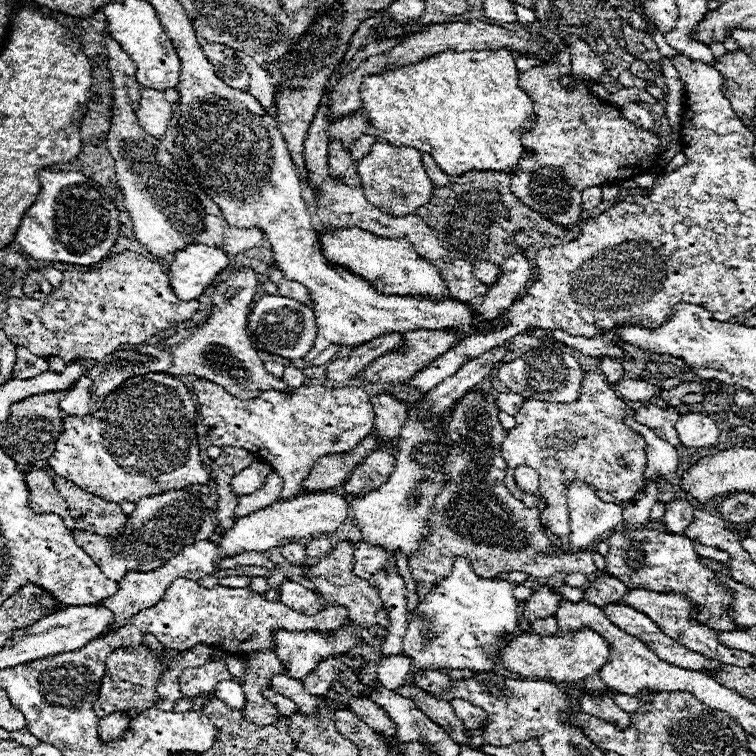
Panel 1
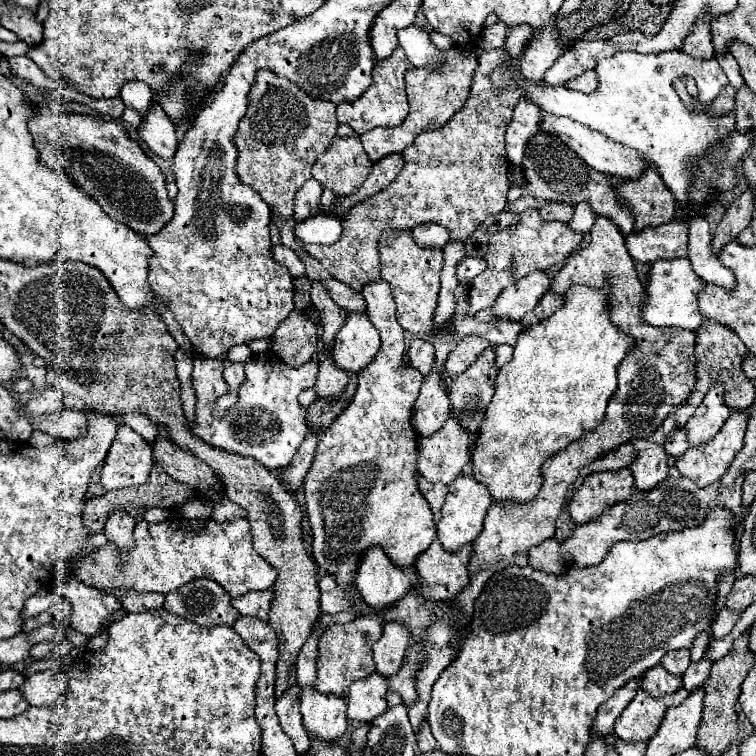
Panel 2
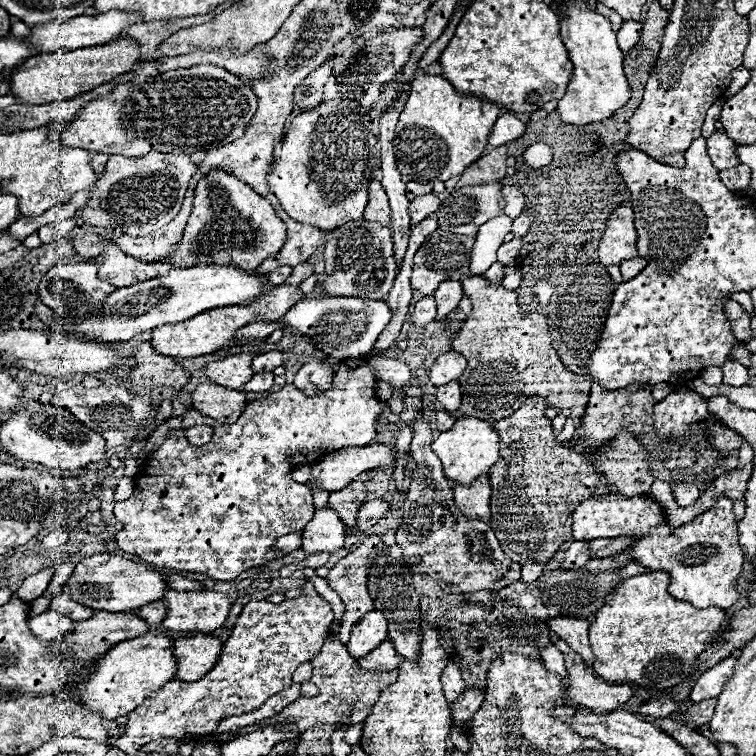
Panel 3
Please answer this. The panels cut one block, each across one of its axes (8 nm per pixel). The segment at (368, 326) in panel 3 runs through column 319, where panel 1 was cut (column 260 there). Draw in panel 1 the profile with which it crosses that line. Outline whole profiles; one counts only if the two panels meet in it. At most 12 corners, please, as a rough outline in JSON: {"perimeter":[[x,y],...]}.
{"perimeter":[[266,294],[248,328],[260,350],[304,358],[318,334],[308,306]]}

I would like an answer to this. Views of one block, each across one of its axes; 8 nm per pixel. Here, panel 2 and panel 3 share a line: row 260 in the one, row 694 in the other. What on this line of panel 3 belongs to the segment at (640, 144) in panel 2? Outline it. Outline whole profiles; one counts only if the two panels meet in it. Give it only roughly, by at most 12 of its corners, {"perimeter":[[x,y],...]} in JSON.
{"perimeter":[[738,658],[708,670],[692,688],[690,700],[718,698],[732,678]]}

